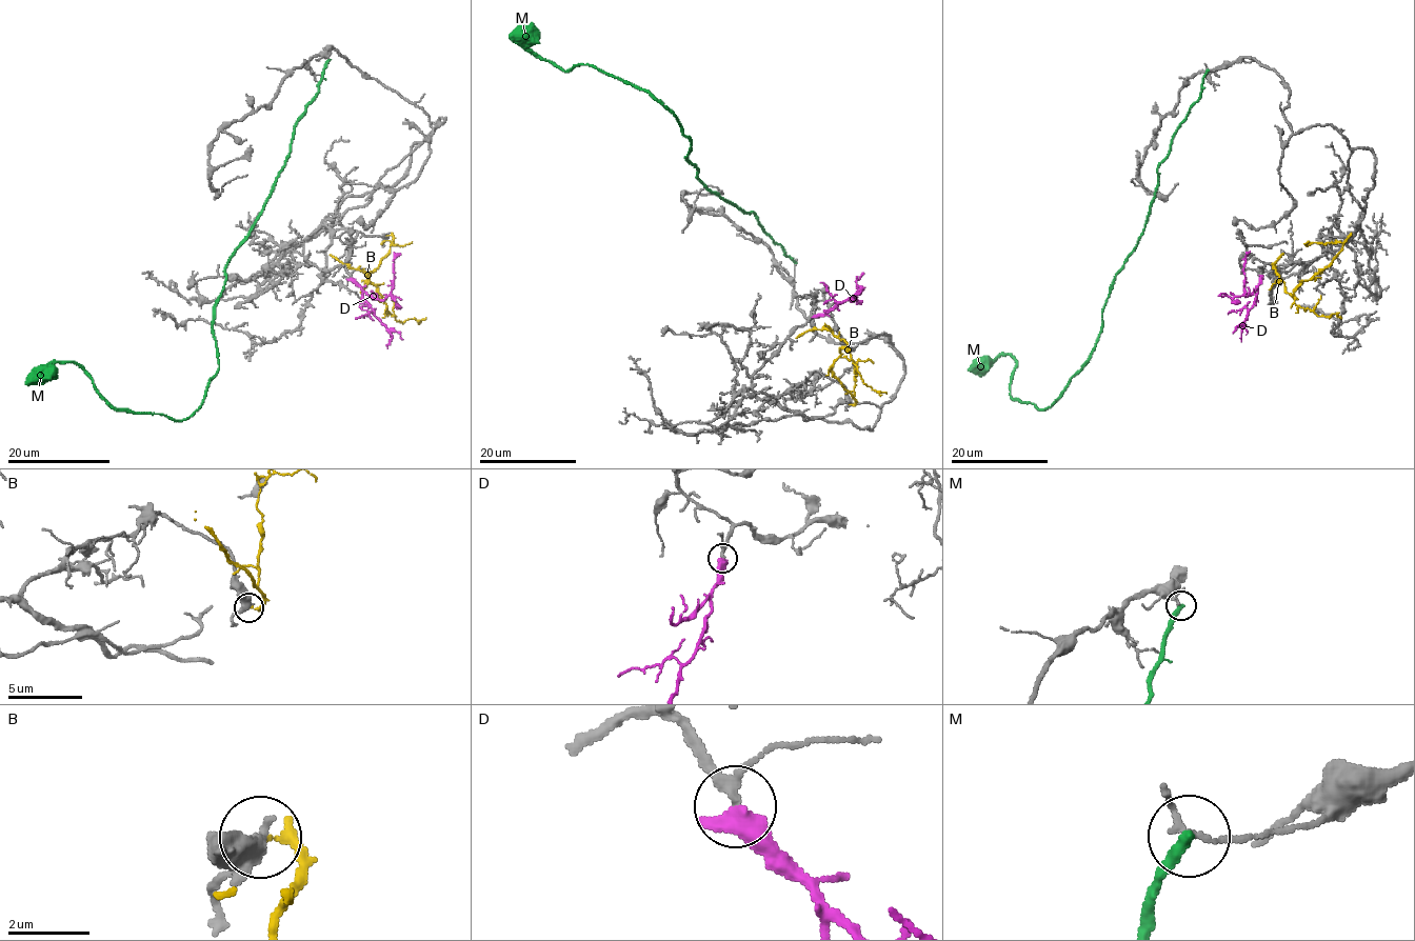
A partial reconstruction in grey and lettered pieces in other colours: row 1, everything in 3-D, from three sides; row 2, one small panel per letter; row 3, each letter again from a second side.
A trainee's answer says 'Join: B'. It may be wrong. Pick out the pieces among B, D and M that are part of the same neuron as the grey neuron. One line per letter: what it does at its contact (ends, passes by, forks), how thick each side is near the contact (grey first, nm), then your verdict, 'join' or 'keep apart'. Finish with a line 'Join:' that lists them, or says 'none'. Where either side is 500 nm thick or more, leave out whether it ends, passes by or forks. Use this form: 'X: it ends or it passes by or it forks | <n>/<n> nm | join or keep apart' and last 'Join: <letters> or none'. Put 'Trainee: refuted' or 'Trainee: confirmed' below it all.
B: it ends | 400/190 nm | keep apart
D: 180/550 nm | join
M: it ends | 110/300 nm | keep apart
Join: D
Trainee: refuted

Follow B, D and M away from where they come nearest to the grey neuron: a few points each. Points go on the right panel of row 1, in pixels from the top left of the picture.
B: (1350, 235), (1327, 266), (1301, 282), (1292, 296), (1275, 268), (1283, 253)
D: (1261, 275), (1260, 283), (1244, 296), (1244, 257), (1250, 252)
M: (1209, 69), (1160, 164), (1091, 357), (1062, 395), (1049, 407), (1015, 400), (1010, 355), (968, 371)

